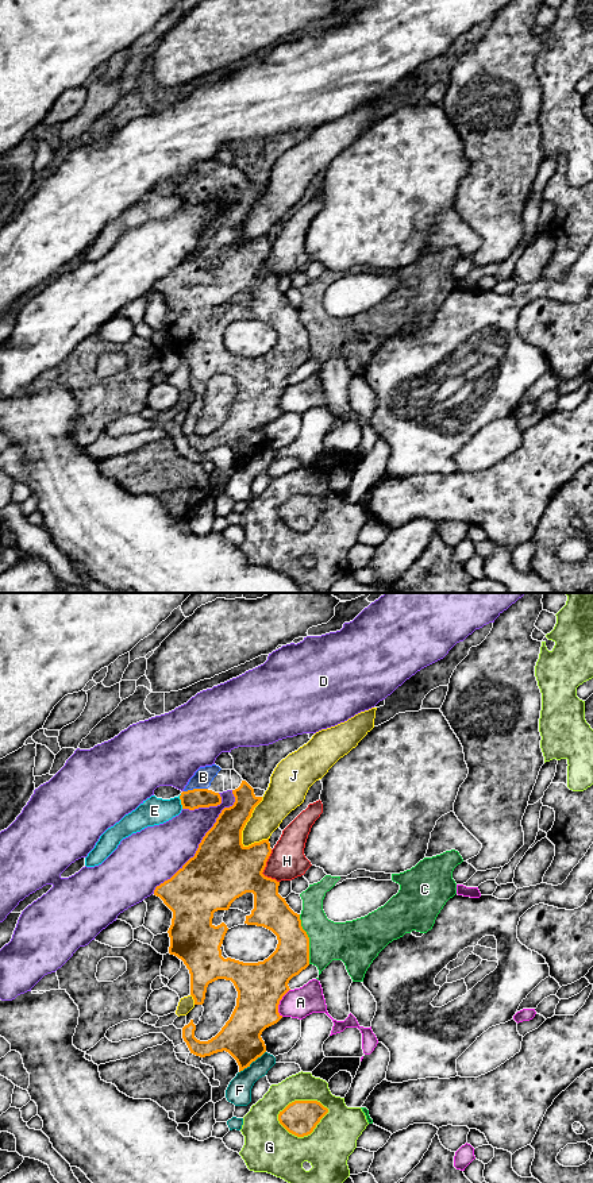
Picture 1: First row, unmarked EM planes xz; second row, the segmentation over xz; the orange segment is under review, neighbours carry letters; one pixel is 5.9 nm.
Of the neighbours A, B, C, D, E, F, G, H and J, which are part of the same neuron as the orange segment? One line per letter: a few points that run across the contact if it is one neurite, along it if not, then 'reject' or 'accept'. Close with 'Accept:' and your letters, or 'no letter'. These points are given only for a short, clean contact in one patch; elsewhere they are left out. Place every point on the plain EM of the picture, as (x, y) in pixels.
A: reject
B: line xz (195, 193), (195, 184), (203, 172); accept
C: line xz (299, 309), (301, 323), (308, 332), (310, 358); reject
D: reject
E: reject
F: reject
G: reject
H: reject
J: reject
Accept: B

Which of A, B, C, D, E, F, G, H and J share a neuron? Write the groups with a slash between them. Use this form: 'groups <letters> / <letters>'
groups A / B / C / D / E / F / G / H / J

